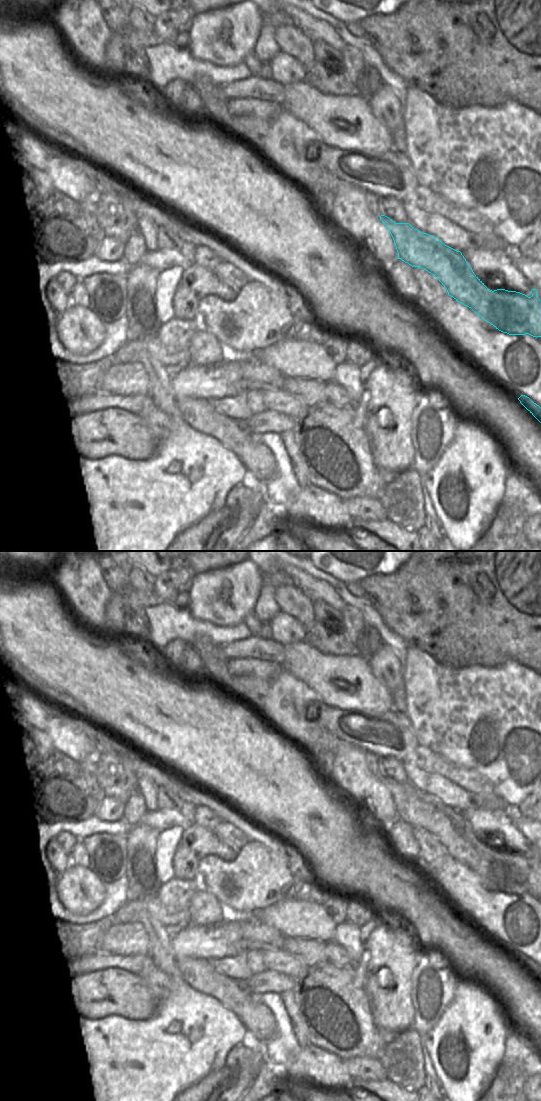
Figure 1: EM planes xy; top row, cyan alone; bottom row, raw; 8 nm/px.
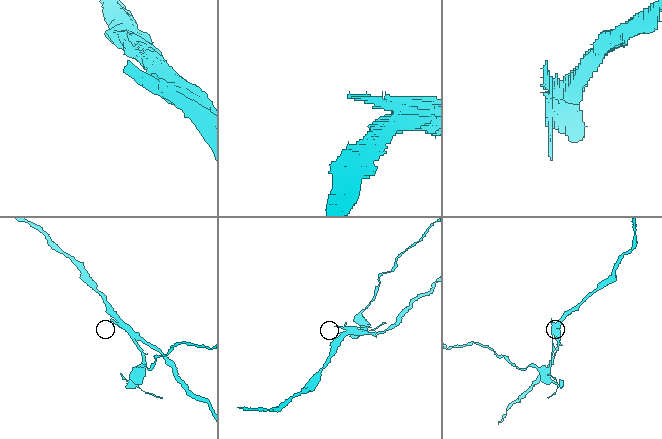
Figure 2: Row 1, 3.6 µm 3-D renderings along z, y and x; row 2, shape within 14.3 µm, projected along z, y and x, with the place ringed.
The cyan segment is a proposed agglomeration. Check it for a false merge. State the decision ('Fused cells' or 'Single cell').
Fused cells.

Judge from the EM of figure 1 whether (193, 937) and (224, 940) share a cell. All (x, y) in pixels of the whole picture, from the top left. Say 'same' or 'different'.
same

